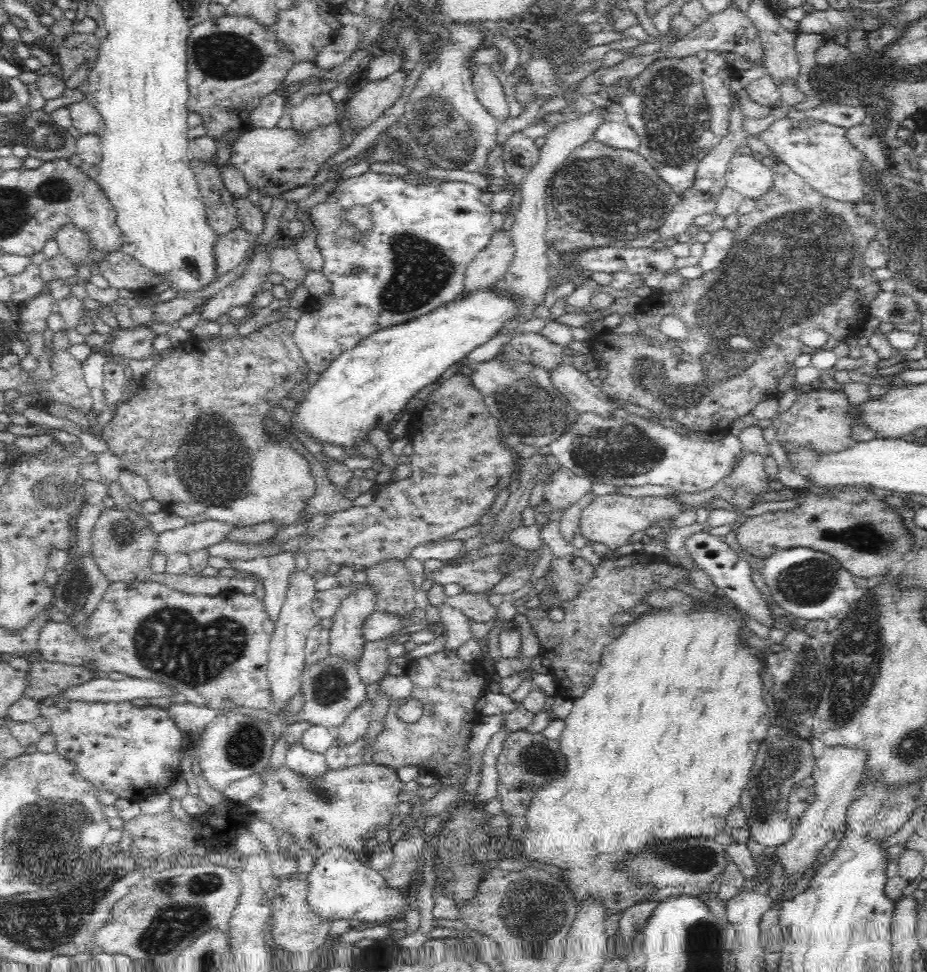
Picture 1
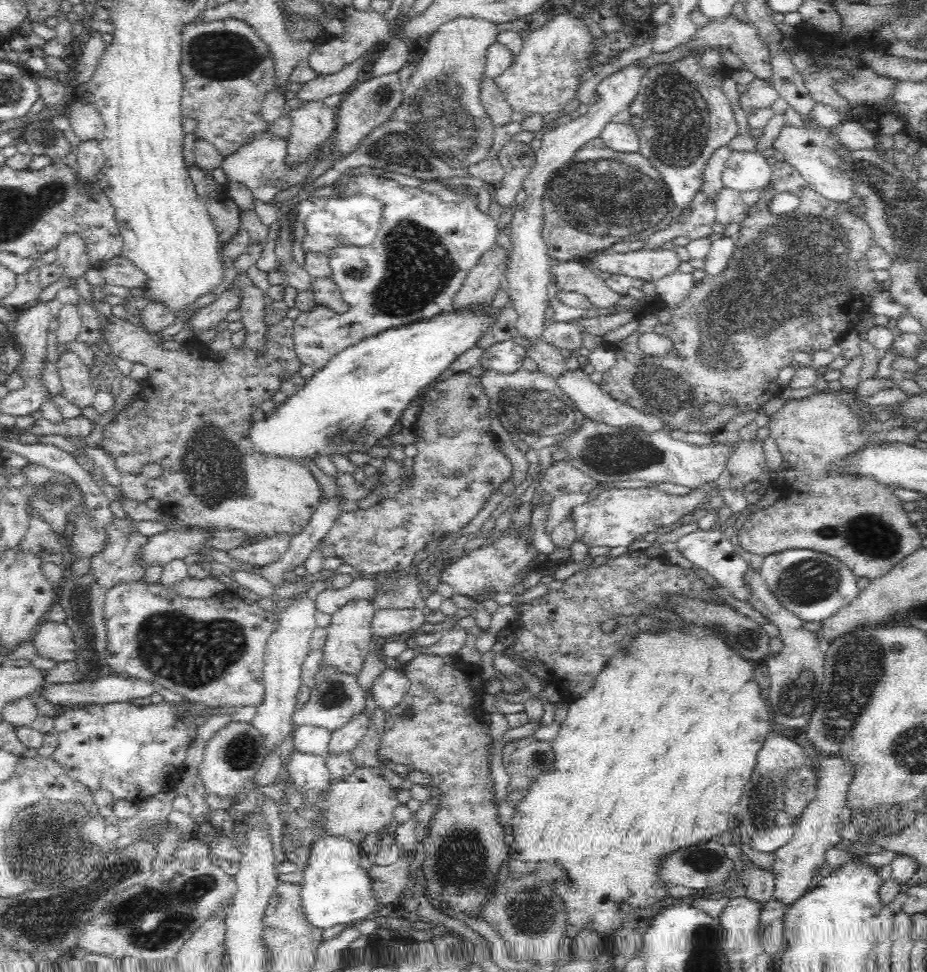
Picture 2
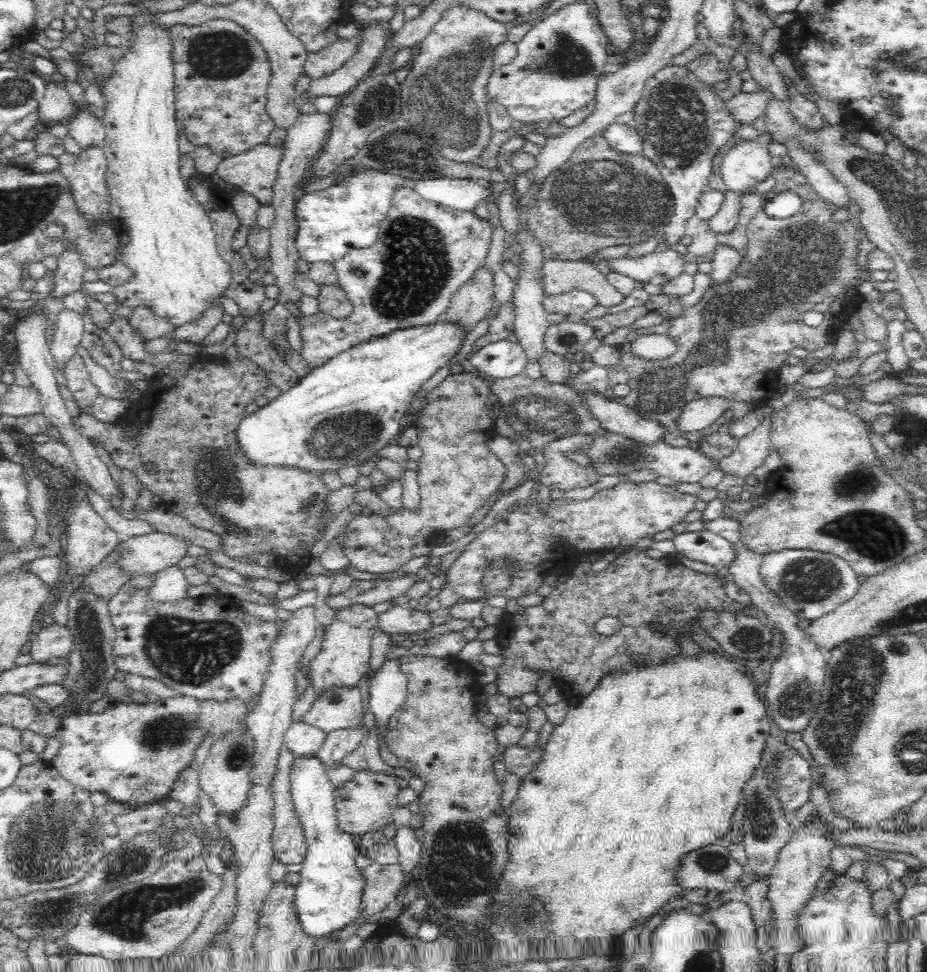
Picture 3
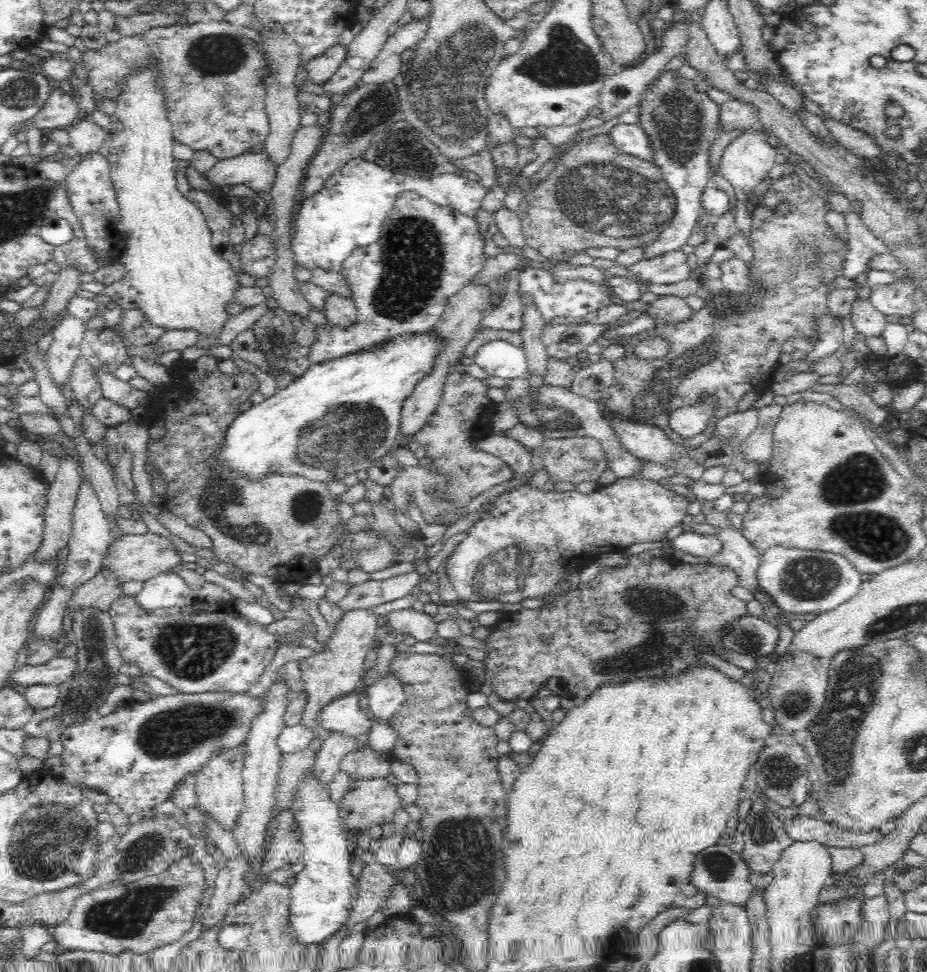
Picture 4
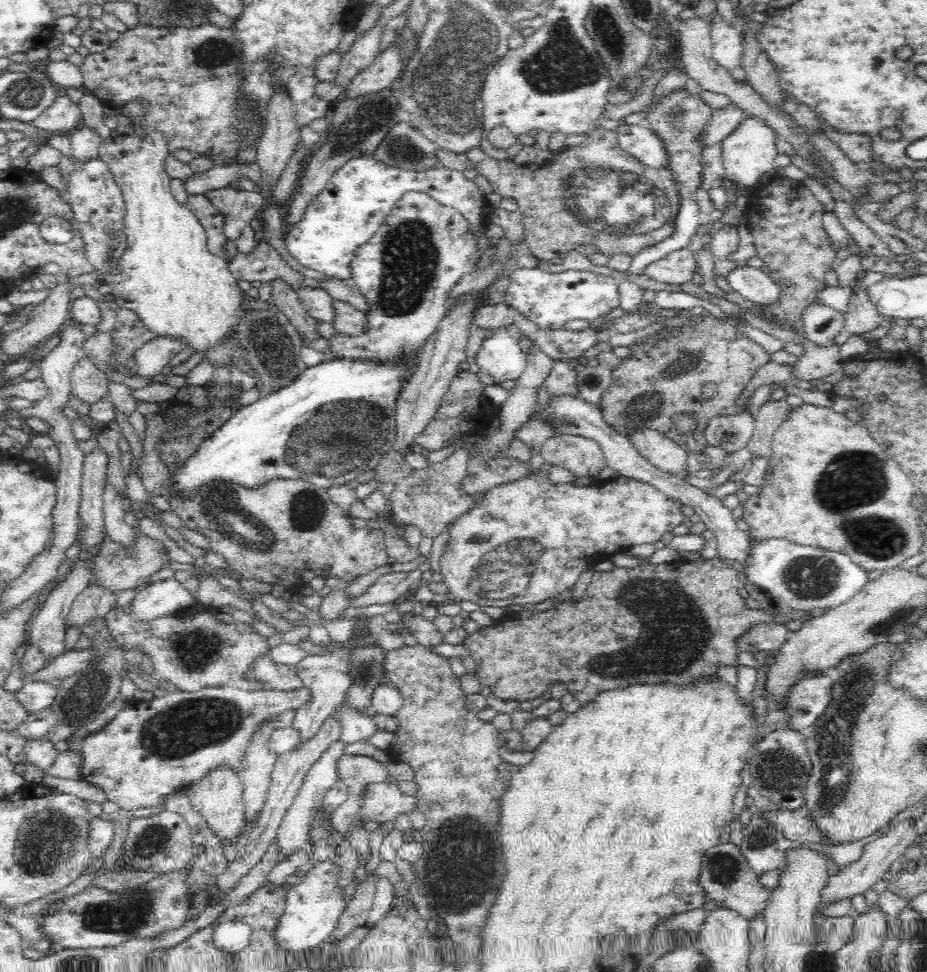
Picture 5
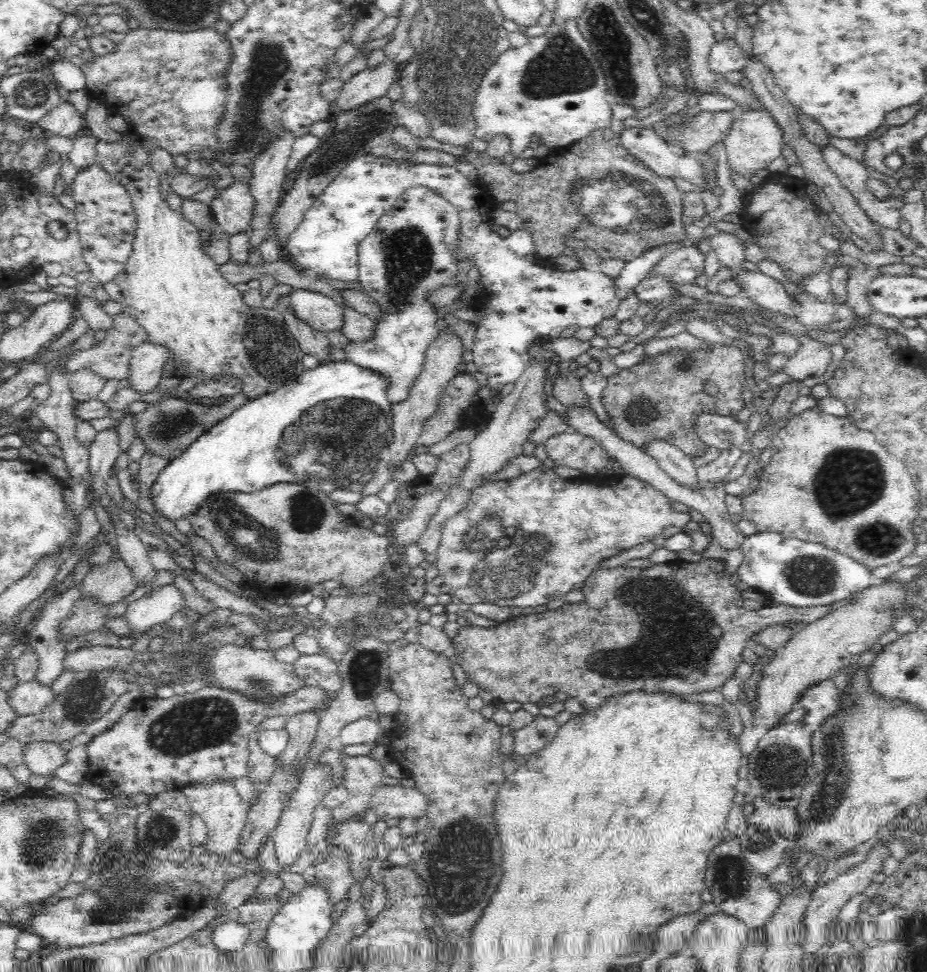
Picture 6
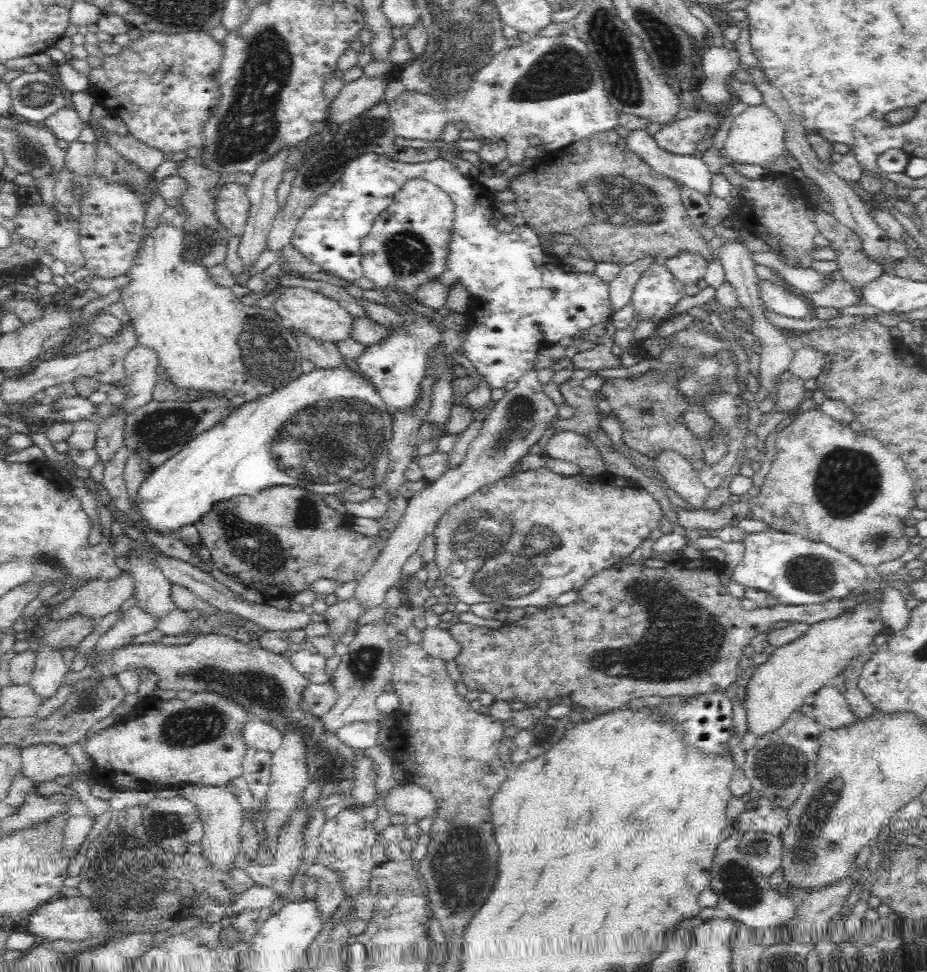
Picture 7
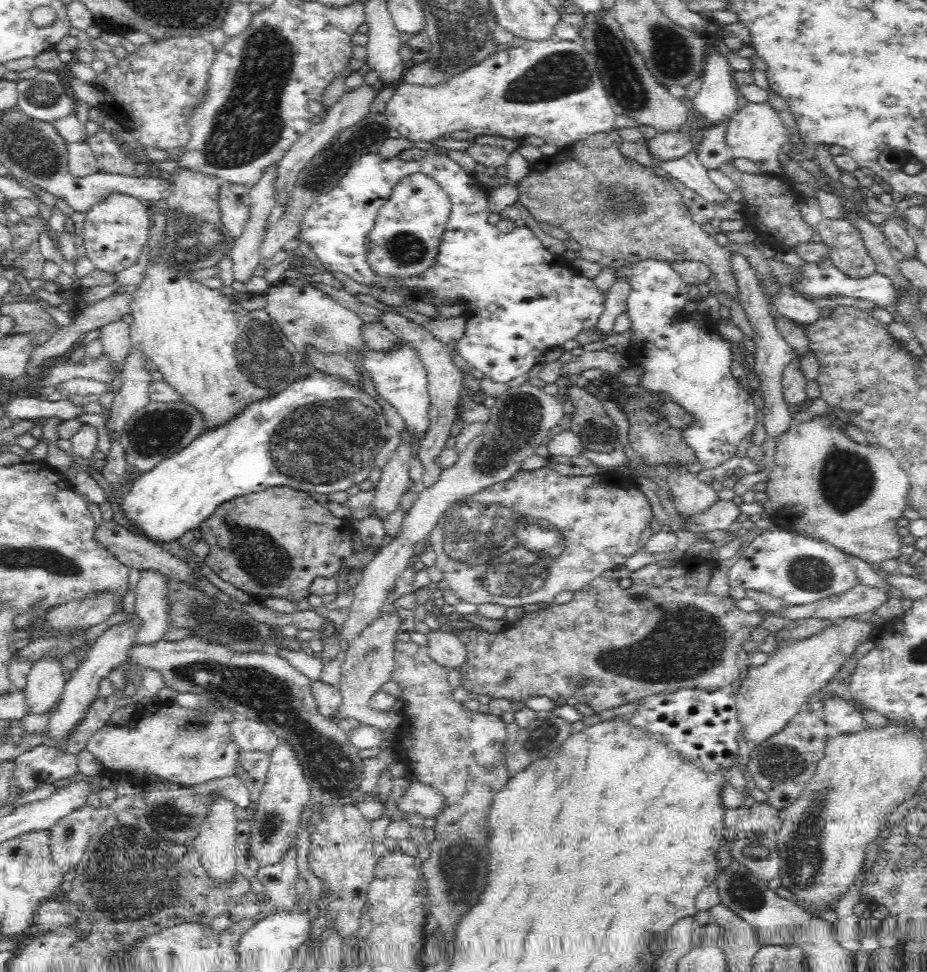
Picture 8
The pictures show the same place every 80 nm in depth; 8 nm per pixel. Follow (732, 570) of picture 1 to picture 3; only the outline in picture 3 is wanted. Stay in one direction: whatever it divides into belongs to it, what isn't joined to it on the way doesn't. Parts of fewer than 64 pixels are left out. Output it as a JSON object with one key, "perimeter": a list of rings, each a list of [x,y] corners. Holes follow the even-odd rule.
{"perimeter":[[[704,528],[702,531],[677,534],[673,538],[677,552],[691,561],[699,561],[716,567],[730,568],[733,559],[731,543],[716,532]]]}

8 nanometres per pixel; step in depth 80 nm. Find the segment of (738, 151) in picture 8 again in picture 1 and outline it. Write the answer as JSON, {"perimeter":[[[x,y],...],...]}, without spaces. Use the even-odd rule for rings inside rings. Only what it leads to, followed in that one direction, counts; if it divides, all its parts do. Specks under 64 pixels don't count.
{"perimeter":[[[738,154],[730,159],[725,172],[725,186],[743,198],[757,200],[771,188],[773,170],[750,155]]]}

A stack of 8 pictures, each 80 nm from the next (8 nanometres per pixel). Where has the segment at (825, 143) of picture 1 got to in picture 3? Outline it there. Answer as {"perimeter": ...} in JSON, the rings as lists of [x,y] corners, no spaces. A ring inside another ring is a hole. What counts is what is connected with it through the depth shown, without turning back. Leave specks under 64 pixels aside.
{"perimeter":[[[782,142],[781,145],[786,148],[792,164],[796,165],[797,170],[807,178],[807,182],[824,201],[831,202],[835,208],[842,208],[850,202],[847,190],[813,156],[806,154],[794,142]]]}

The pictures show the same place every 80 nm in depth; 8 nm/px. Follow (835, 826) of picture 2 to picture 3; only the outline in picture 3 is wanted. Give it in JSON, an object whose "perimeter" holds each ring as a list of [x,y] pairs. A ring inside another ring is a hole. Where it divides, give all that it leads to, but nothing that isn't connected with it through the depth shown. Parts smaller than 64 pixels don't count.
{"perimeter":[[[814,817],[809,819],[808,828],[800,827],[792,835],[791,841],[782,847],[772,870],[768,874],[768,903],[771,905],[770,945],[776,954],[792,956],[805,948],[801,938],[801,913],[815,898],[816,886],[824,878],[824,872],[830,868],[830,856],[835,844],[821,832],[819,824],[826,821]]]}

